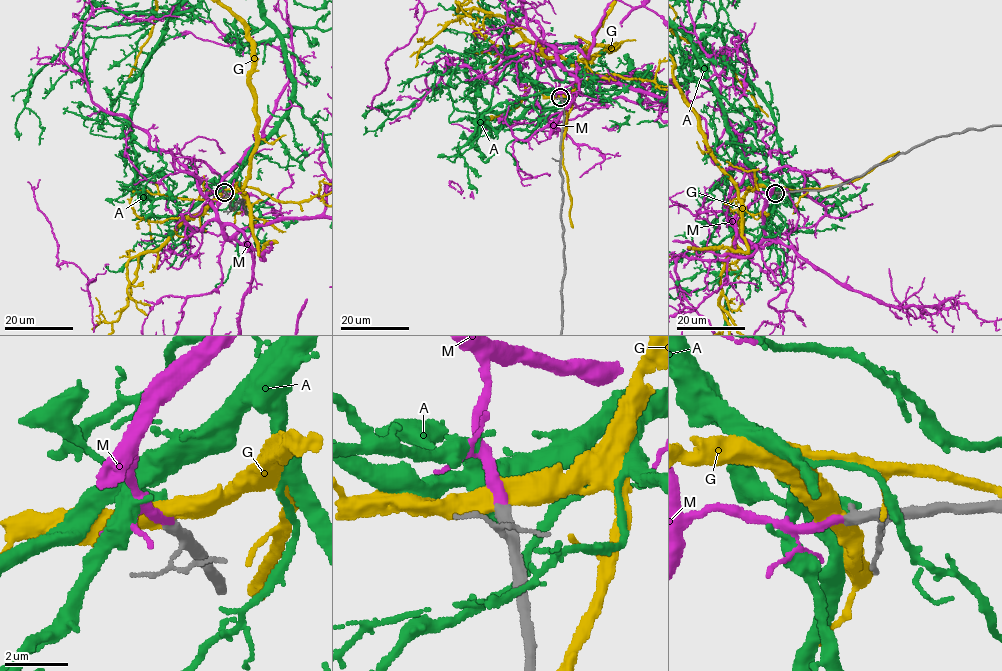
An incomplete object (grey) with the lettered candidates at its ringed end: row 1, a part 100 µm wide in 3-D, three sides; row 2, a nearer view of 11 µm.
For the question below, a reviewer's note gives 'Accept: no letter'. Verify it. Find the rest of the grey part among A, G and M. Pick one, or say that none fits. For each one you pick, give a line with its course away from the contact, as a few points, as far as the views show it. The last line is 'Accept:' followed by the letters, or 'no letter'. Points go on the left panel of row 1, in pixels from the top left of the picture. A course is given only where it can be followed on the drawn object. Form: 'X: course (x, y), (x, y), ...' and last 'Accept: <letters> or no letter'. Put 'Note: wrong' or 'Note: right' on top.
Note: wrong
Accept: M

